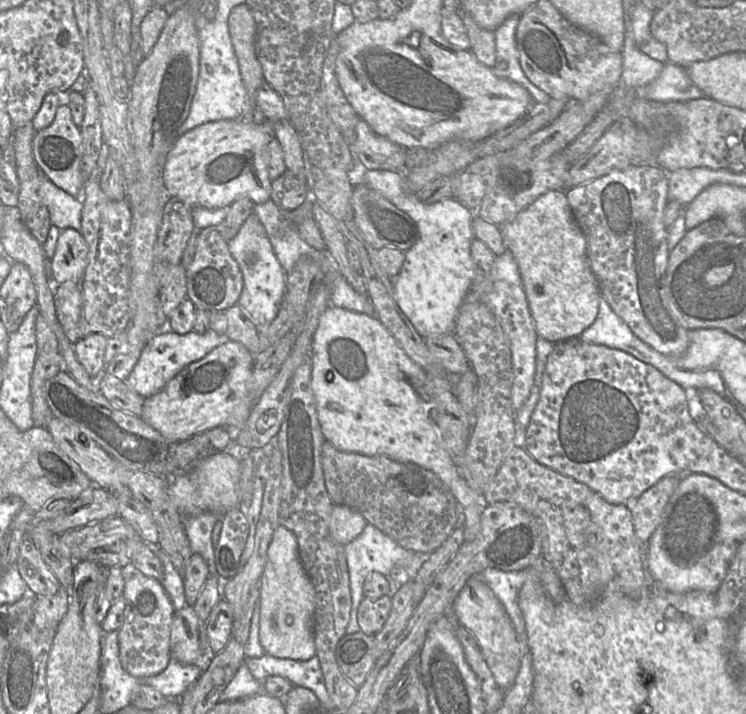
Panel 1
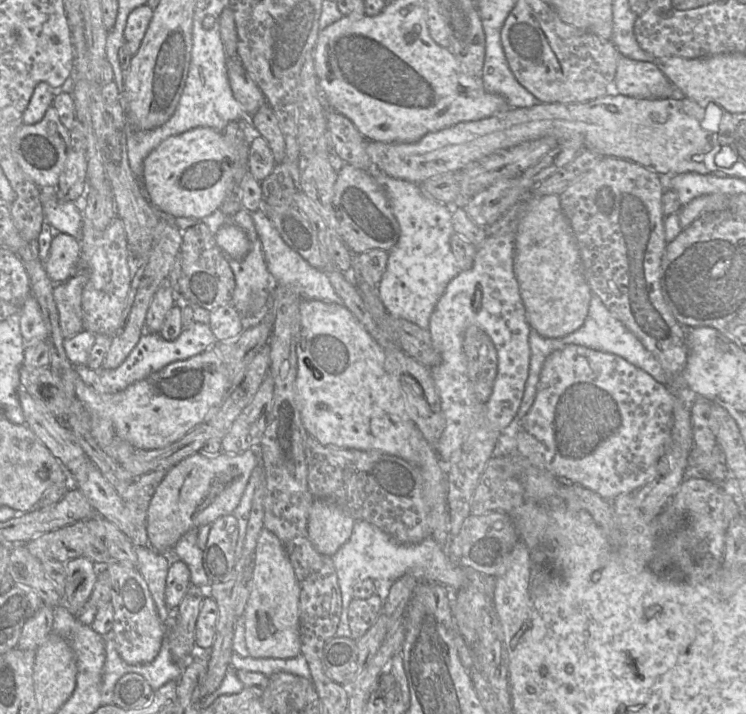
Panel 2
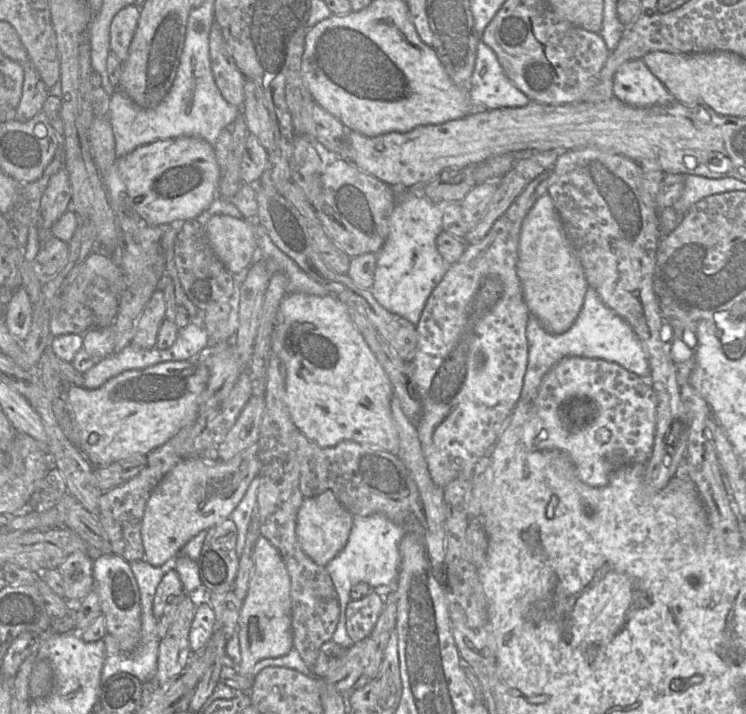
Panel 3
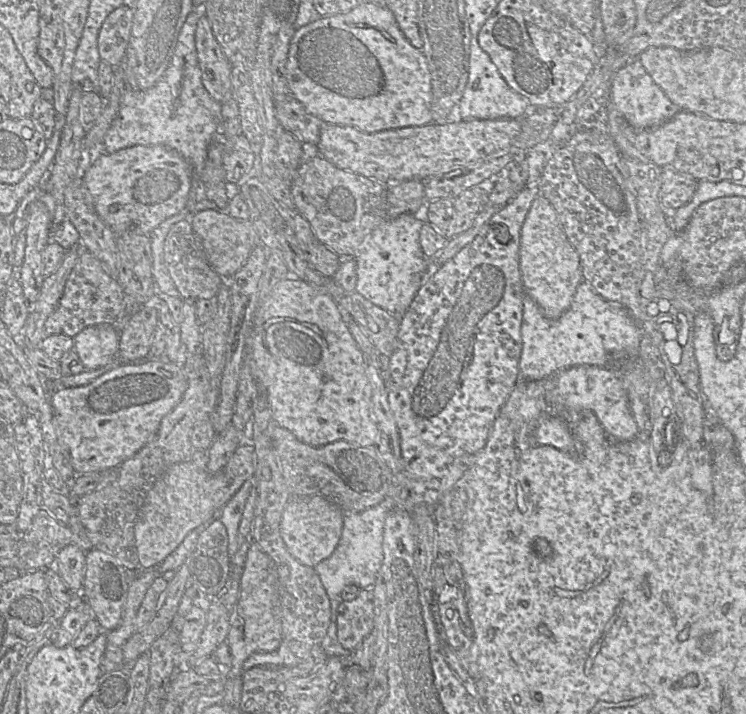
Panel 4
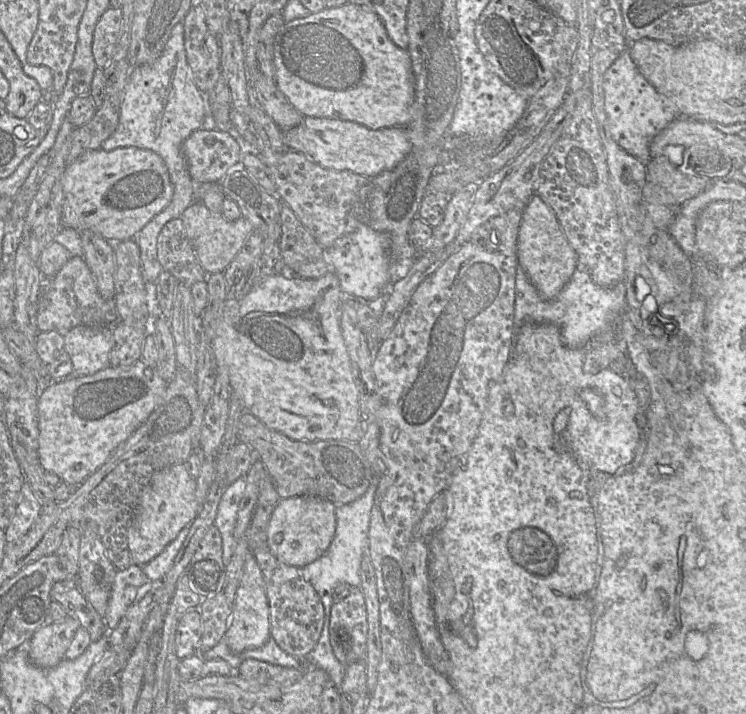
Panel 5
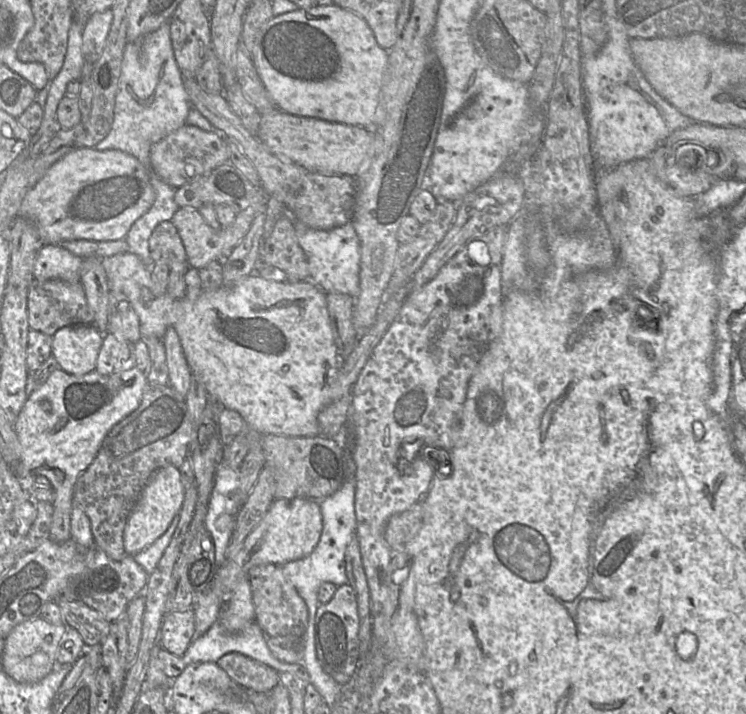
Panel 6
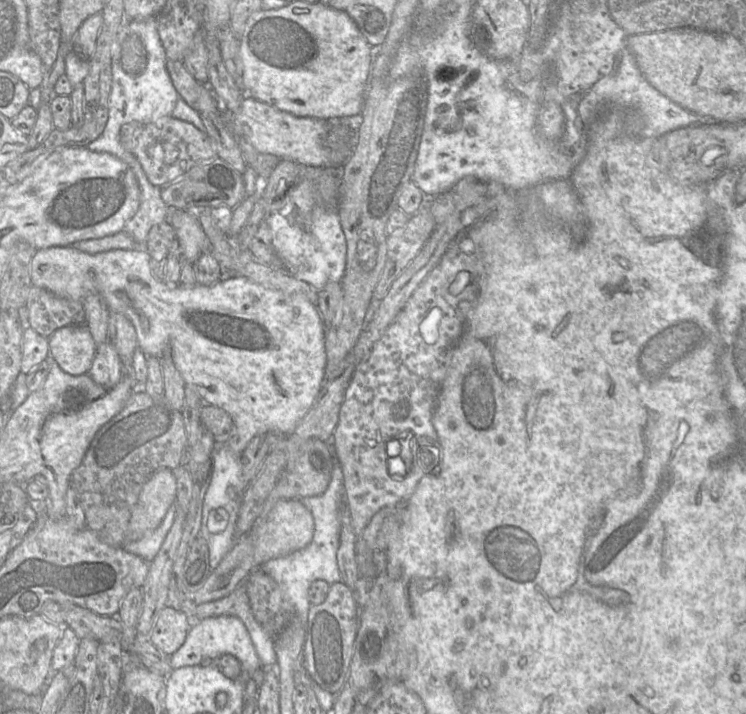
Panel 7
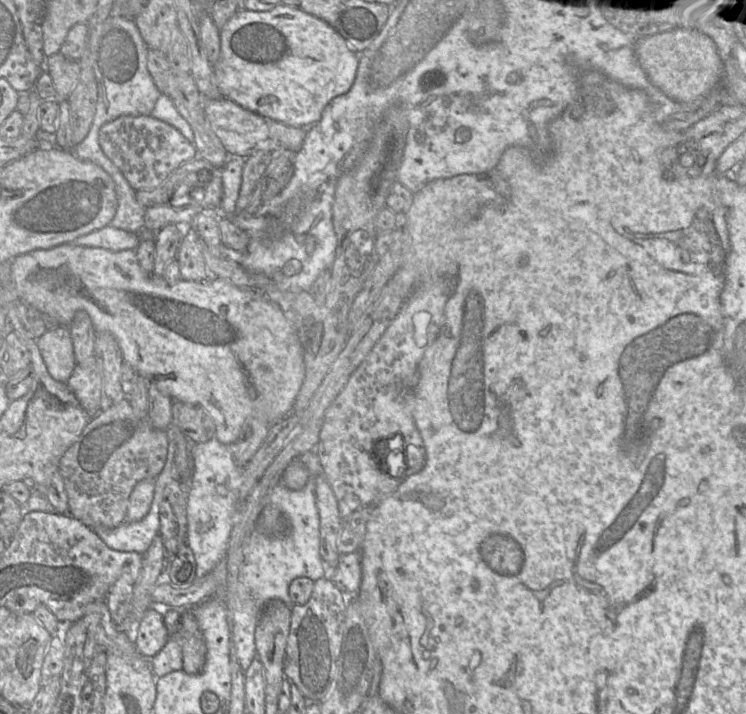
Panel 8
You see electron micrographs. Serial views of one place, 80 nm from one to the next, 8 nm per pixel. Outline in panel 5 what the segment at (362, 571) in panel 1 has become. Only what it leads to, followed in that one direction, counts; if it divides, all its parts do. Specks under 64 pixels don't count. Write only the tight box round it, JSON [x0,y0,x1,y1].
[301,484,377,687]

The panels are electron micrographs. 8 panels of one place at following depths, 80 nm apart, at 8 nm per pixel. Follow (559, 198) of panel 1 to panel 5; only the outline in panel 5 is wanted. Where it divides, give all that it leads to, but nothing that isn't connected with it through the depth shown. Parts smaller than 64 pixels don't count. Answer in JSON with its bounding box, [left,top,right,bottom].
[517,193,579,300]

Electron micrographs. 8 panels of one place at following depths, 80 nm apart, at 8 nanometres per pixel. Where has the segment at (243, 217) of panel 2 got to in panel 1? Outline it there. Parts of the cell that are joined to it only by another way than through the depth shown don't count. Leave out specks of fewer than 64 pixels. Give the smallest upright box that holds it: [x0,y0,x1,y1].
[212,212,288,326]

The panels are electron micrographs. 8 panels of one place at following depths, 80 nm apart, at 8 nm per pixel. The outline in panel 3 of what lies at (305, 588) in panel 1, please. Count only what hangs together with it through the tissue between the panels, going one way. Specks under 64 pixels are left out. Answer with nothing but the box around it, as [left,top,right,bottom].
[233,535,293,675]

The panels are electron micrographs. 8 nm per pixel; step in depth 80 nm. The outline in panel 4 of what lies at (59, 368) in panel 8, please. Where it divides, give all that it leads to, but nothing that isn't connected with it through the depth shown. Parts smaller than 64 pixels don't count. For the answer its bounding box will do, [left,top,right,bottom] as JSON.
[73,325,119,370]

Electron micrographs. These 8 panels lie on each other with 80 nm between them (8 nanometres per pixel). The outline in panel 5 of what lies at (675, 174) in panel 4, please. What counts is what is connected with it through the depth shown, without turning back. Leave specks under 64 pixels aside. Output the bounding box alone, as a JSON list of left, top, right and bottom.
[646,151,713,207]

